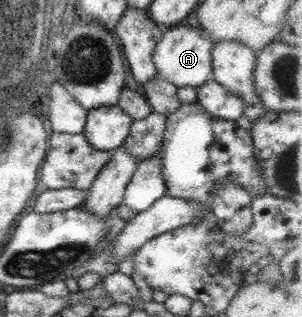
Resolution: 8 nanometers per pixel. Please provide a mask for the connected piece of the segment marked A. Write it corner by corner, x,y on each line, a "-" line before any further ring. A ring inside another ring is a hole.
184,21
167,27
158,39
152,61
156,74
161,75
167,83
175,87
201,87
202,83
213,79
211,67
211,51
213,45
209,40
204,40
199,28
193,28

